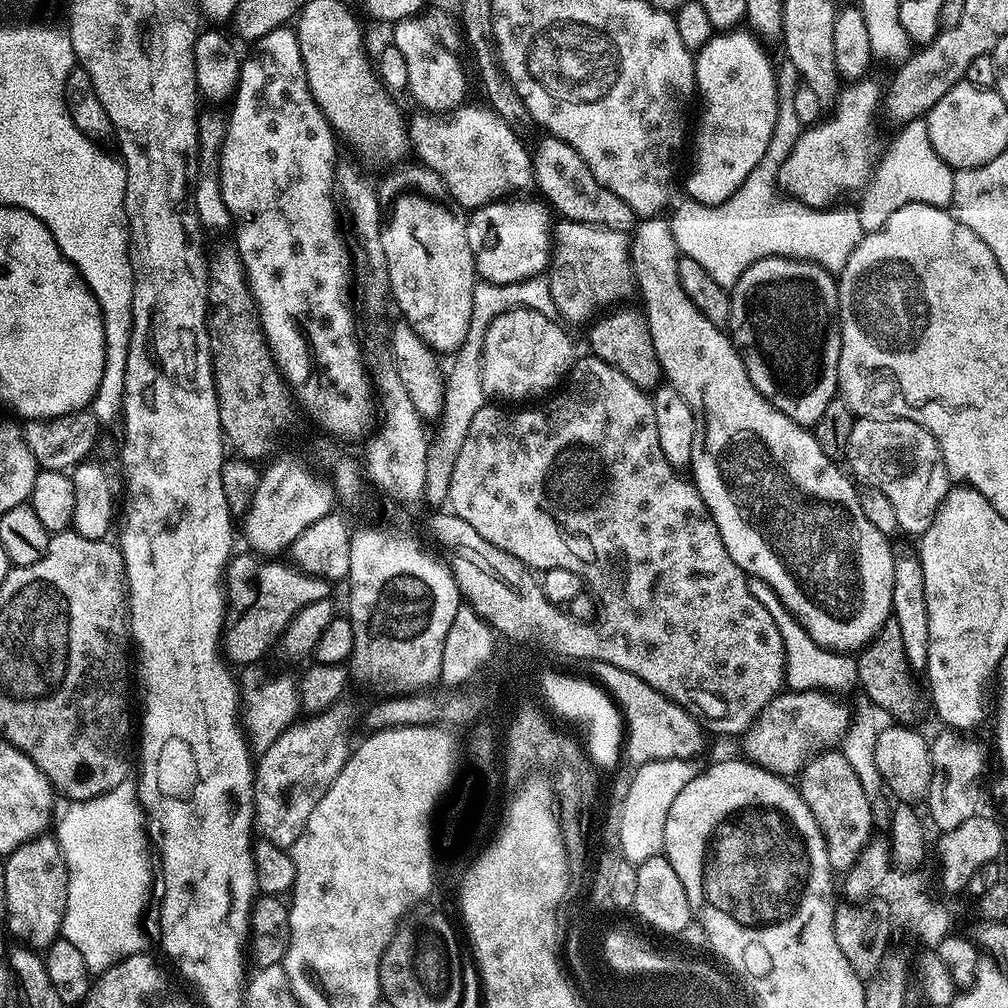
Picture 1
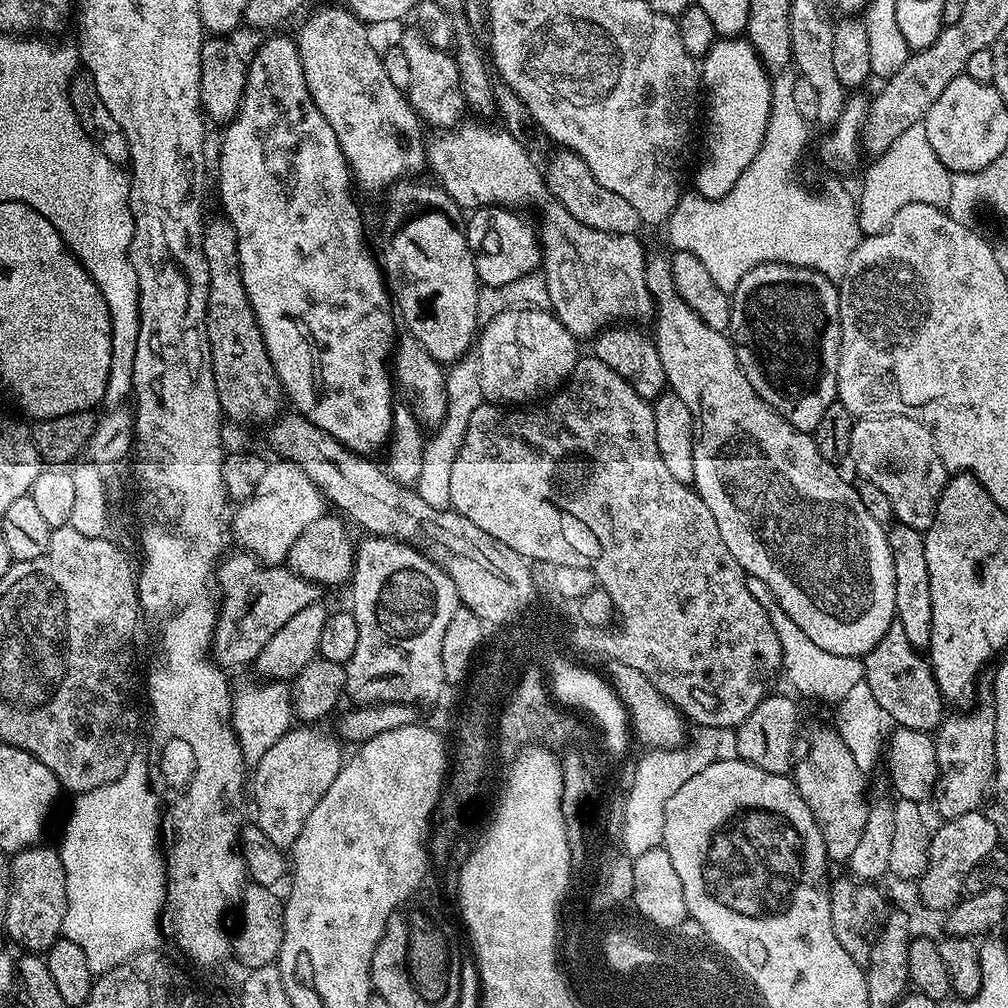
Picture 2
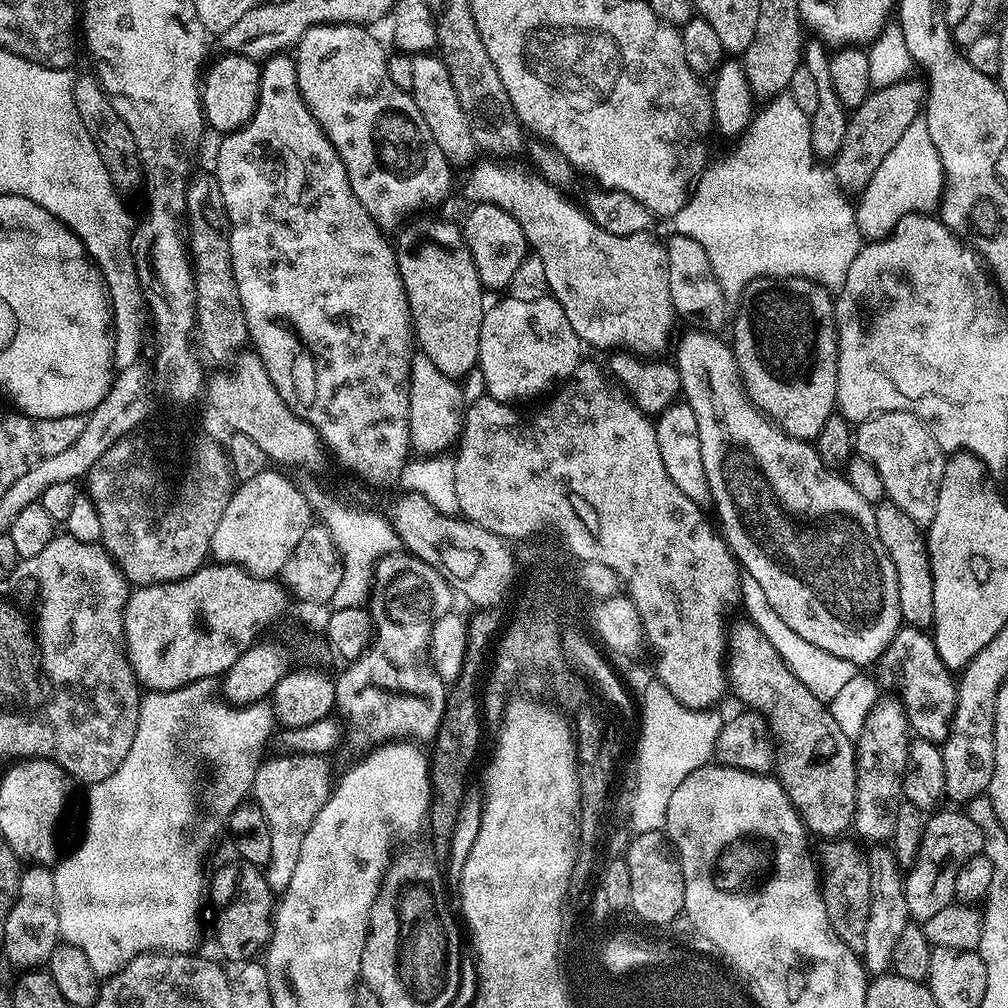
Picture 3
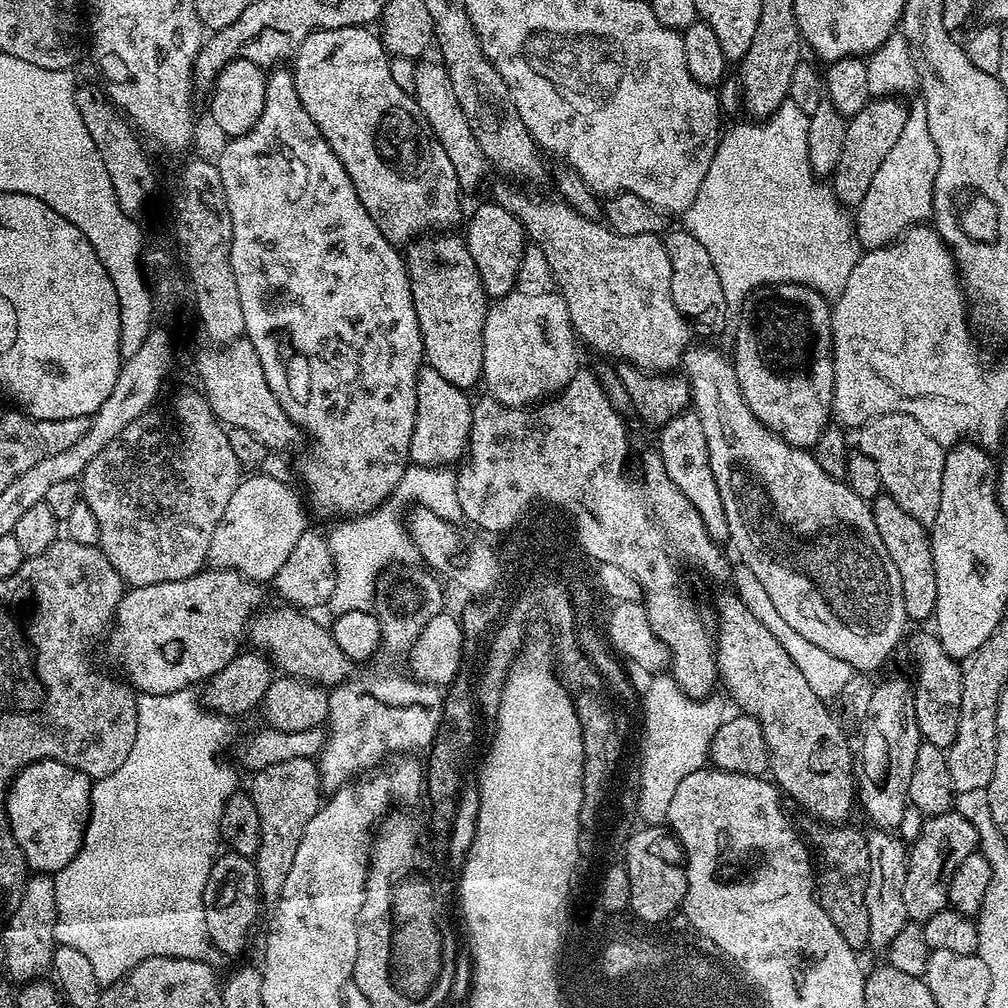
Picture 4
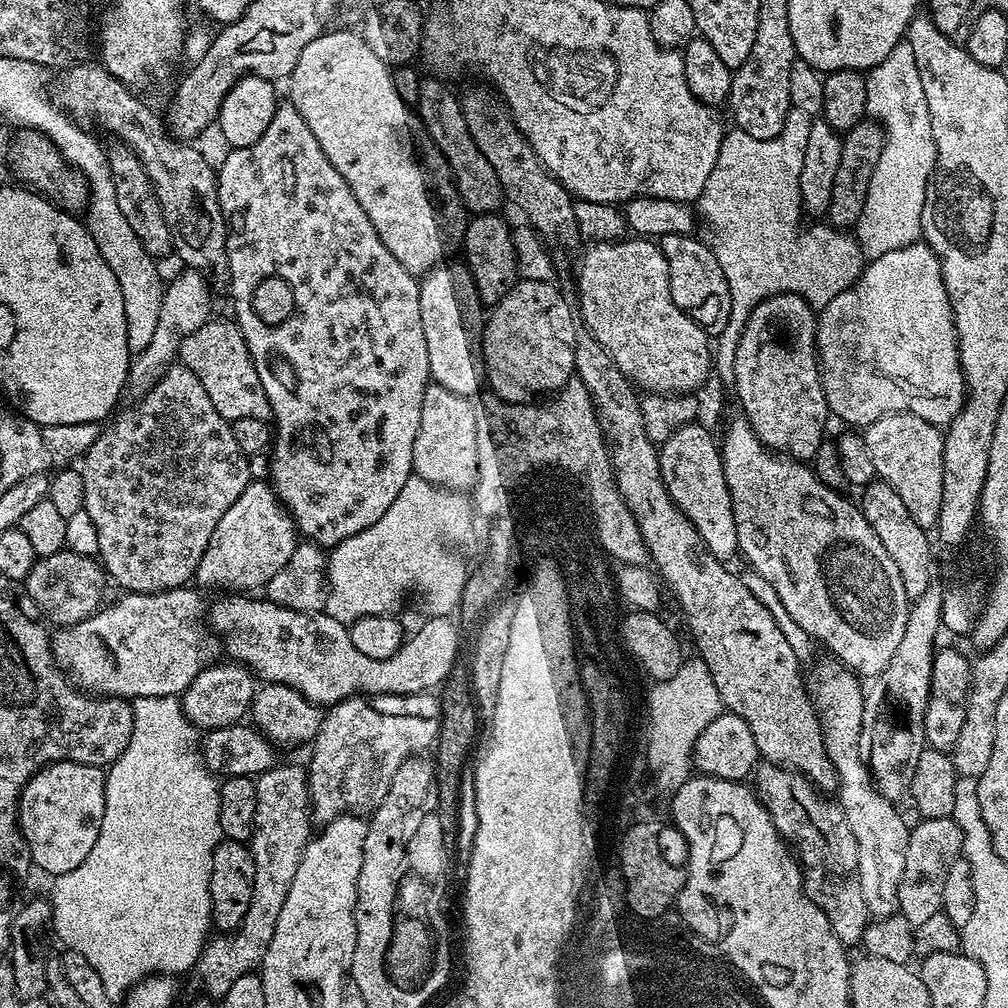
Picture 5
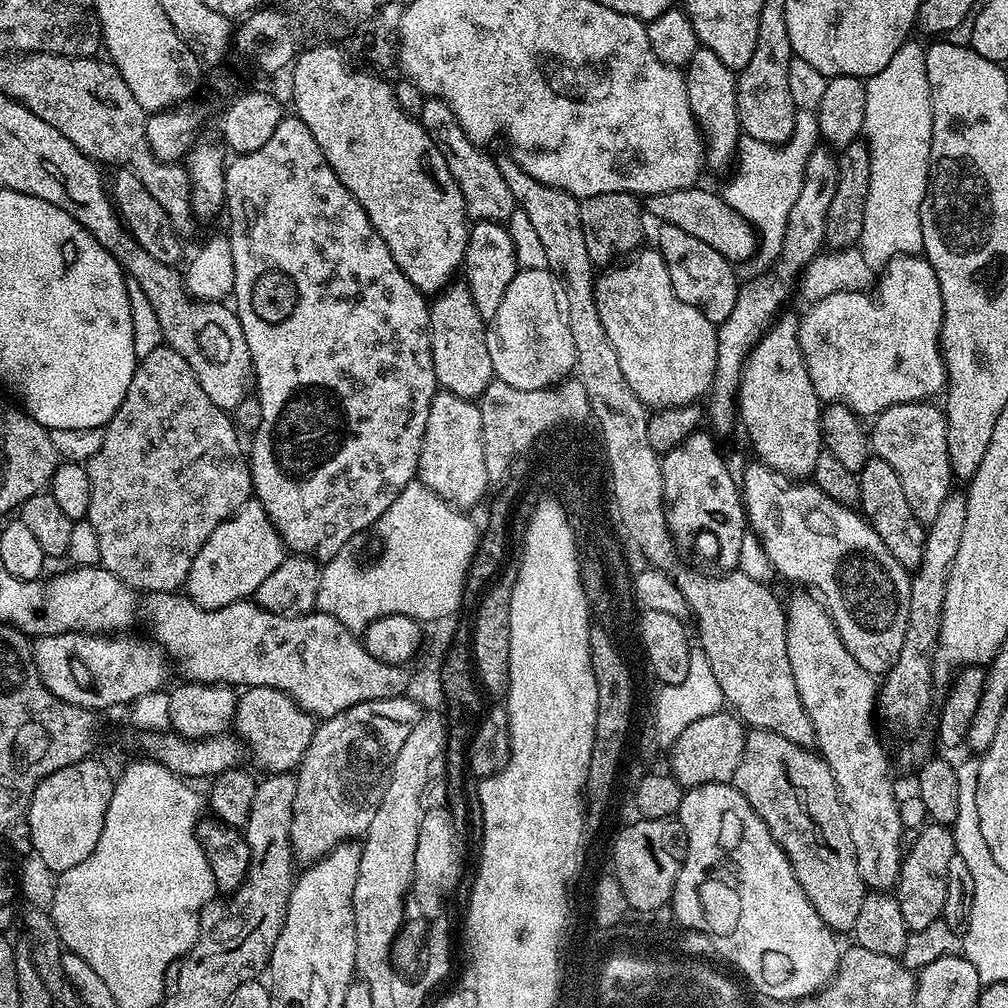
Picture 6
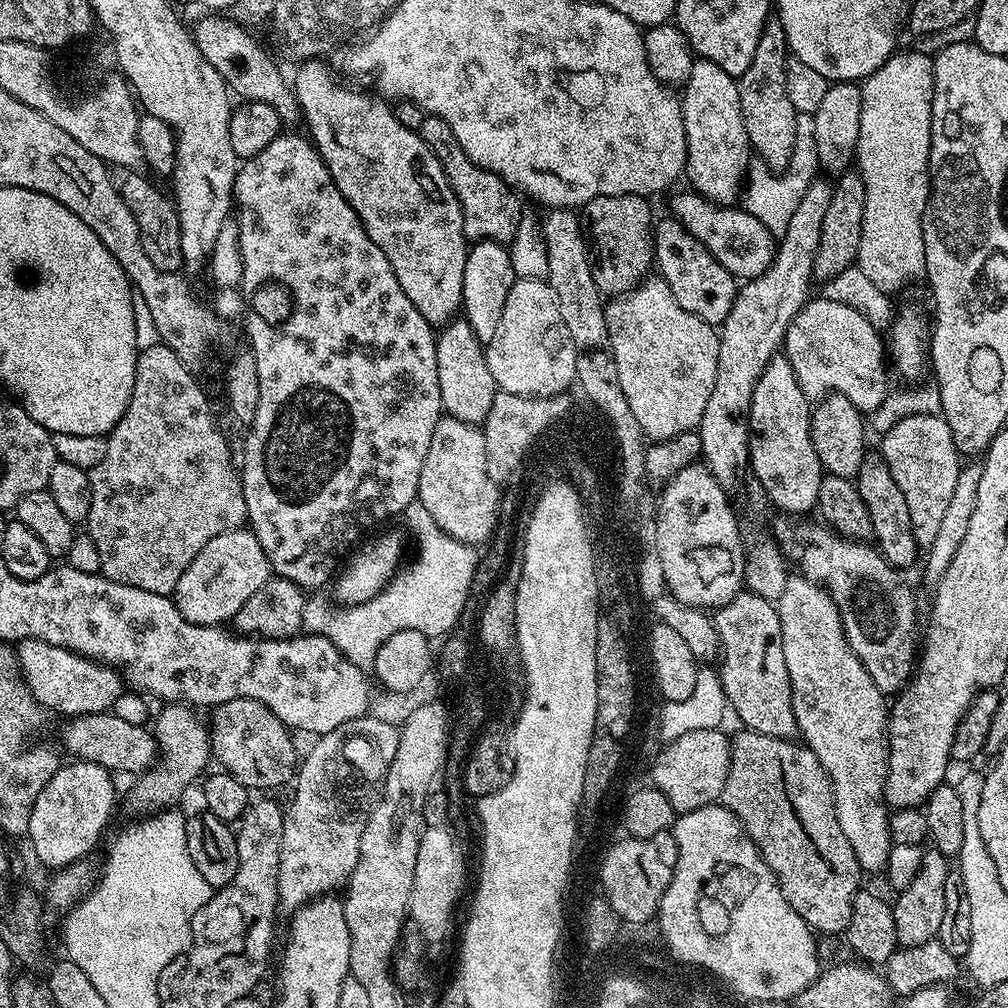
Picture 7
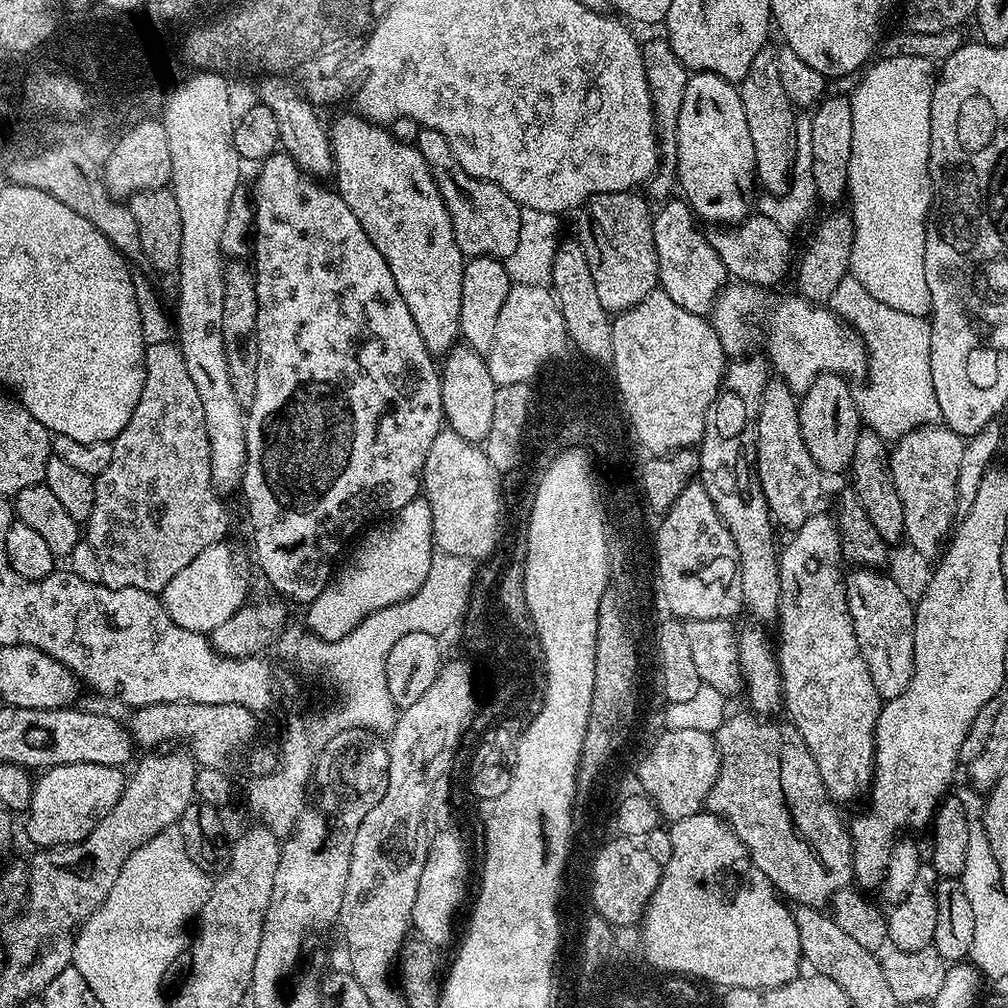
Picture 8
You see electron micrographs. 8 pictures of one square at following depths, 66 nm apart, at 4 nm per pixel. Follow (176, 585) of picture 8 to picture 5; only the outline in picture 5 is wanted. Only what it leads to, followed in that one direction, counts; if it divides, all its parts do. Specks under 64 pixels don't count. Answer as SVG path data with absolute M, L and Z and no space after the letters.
M253 479L246 490L238 494L238 502L222 514L222 522L214 526L214 534L202 554L202 562L198 562L195 583L205 584L208 588L228 588L224 590L263 589L274 574L290 562L290 554L294 554L297 543L296 523L272 491L271 483L264 481L263 484Z

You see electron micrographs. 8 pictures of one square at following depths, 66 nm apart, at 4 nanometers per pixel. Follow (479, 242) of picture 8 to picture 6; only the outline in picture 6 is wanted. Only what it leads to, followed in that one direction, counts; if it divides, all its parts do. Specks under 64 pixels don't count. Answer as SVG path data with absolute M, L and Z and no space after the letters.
M435 98L425 99L422 106L420 124L430 134L430 138L438 146L438 150L446 158L446 166L456 179L458 190L462 190L464 210L476 222L503 225L518 211L514 194L510 194L510 186L506 186L506 178L502 178L500 164L492 161L477 145L465 136L458 118L450 110L446 102Z

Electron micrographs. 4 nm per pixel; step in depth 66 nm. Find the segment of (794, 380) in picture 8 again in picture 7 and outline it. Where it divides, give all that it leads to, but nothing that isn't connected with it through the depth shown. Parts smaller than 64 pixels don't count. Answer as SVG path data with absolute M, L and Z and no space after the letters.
M812 298L786 330L782 352L794 366L798 386L802 386L802 394L806 394L809 402L819 402L830 392L841 392L860 413L871 414L890 392L880 336L877 328L854 306Z

